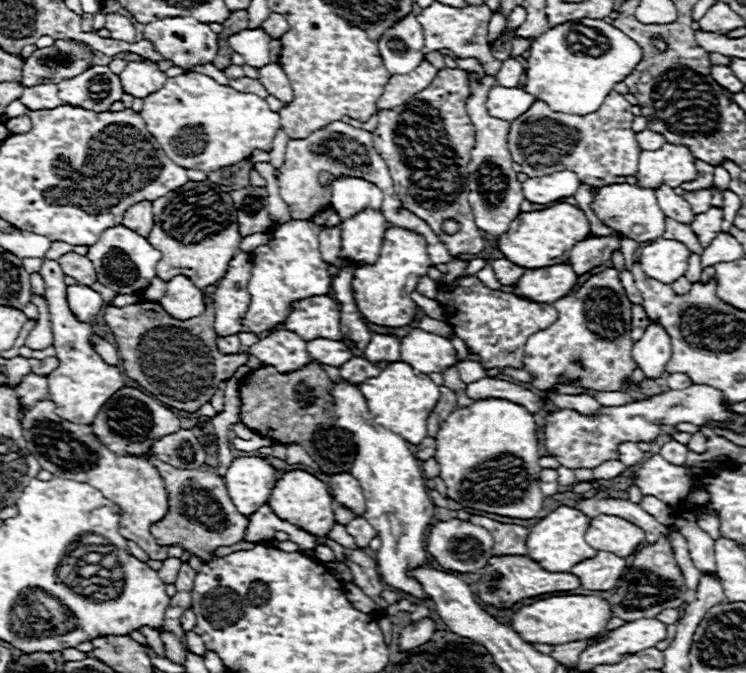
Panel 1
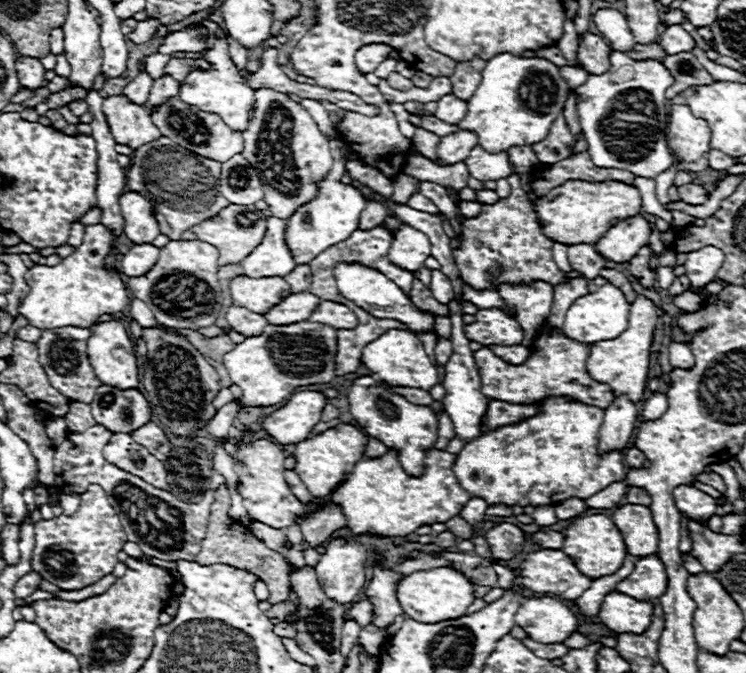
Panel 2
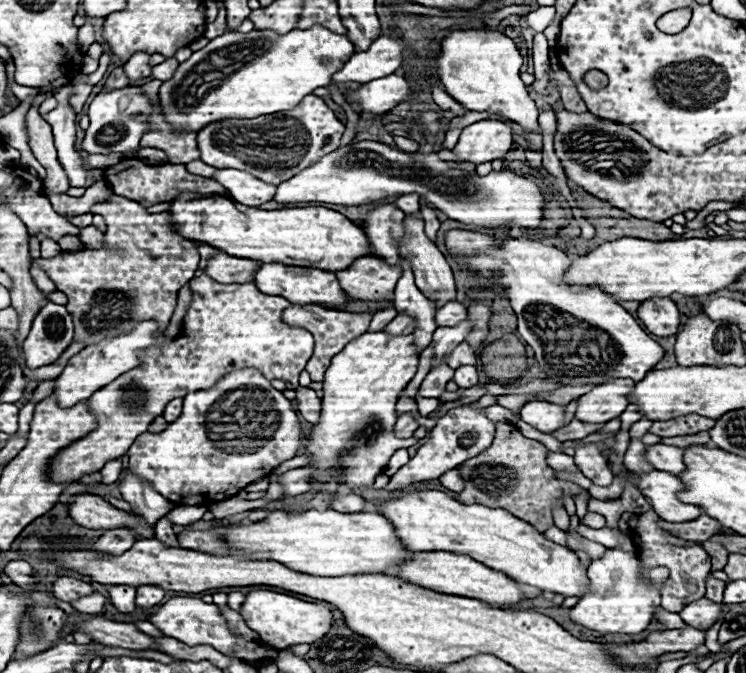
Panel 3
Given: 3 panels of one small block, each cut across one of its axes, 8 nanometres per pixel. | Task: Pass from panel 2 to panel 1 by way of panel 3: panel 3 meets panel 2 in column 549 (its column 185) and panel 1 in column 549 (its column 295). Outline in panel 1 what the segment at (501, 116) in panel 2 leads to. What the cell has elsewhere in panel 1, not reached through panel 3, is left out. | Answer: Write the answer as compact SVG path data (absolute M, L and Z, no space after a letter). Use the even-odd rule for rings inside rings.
M580 18L578 22L564 22L560 26L550 28L530 44L524 90L530 90L530 94L534 94L536 100L546 102L554 112L590 114L602 106L604 98L612 92L614 84L622 82L634 70L640 58L642 58L640 46L634 40L630 40L624 32L616 30L612 24L606 24L604 20ZM576 24L594 28L598 34L606 36L610 48L598 58L580 52L570 52L566 36L568 32L572 32Z

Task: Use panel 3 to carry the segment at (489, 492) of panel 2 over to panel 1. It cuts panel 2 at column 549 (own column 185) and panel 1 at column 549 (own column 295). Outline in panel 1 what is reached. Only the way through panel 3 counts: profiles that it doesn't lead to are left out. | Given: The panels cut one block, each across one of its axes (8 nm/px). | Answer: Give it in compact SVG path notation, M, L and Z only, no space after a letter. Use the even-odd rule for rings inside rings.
M690 386L686 390L668 390L650 396L642 402L630 402L624 406L604 406L596 416L582 416L570 408L558 408L544 418L544 448L548 456L556 458L562 466L596 468L606 460L618 460L618 446L622 442L652 442L659 434L662 424L676 426L690 422L704 426L706 422L724 422L730 408L720 404L722 394L710 386Z

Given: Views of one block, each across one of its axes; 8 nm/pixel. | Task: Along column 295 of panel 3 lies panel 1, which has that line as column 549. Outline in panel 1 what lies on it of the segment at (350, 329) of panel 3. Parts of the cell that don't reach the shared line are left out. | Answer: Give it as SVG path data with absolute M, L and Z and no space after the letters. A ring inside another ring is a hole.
M454 258L448 262L448 272L442 280L436 282L438 294L436 300L442 304L446 312L446 322L452 326L458 338L466 342L468 348L472 348L486 368L504 368L514 366L522 368L524 358L524 344L530 338L530 334L536 334L538 330L544 330L546 326L554 324L558 318L558 312L550 304L538 304L520 300L514 294L506 294L500 290L486 288L476 274L462 276L464 268L468 266L468 260ZM456 282L456 288L452 292L446 292L444 286L450 286Z

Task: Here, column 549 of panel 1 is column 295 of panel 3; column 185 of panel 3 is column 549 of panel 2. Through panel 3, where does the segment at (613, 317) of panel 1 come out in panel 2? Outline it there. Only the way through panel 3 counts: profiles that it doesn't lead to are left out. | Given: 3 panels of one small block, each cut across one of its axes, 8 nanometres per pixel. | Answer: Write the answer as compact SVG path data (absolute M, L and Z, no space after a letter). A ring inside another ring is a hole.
M572 278L568 284L554 286L554 302L552 302L550 318L546 320L542 334L538 334L534 344L530 346L530 358L524 364L518 366L508 364L487 347L474 352L474 362L482 378L482 394L486 394L486 398L490 400L494 398L510 404L530 404L546 396L566 396L578 402L586 402L588 406L598 406L602 410L610 406L610 402L614 400L610 386L590 380L590 374L586 372L586 358L590 354L590 344L568 340L562 334L564 316L568 308L576 302L576 298L588 294L586 286L588 284L584 278Z

